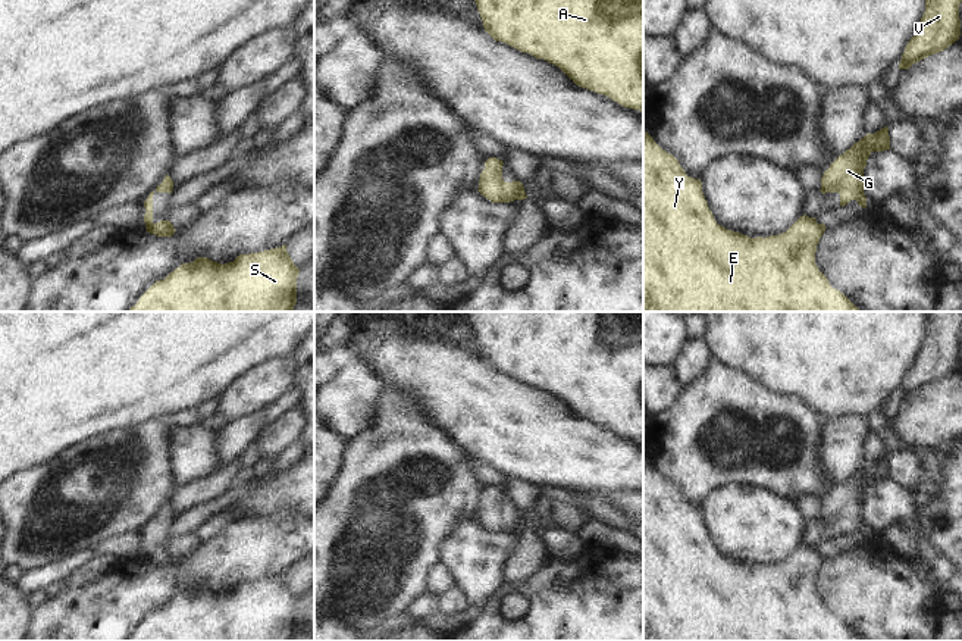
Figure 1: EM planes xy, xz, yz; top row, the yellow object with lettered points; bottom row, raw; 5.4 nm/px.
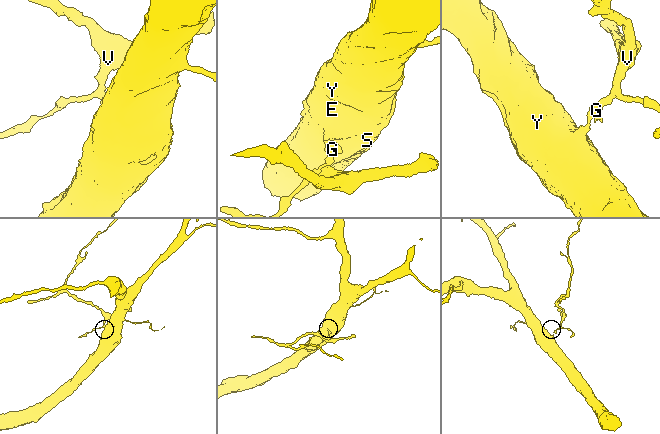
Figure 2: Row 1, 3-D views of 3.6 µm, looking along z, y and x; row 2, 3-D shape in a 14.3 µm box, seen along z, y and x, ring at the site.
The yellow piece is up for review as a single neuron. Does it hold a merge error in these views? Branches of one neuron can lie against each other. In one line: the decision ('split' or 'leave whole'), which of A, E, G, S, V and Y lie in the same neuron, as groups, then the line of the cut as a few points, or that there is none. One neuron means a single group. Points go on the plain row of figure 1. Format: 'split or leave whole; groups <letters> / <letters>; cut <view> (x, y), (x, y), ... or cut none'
leave whole; groups A E G S V Y; cut none

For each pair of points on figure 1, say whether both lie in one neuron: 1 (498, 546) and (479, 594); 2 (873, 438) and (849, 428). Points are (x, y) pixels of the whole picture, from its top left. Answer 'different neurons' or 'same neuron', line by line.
1: same neuron
2: different neurons

